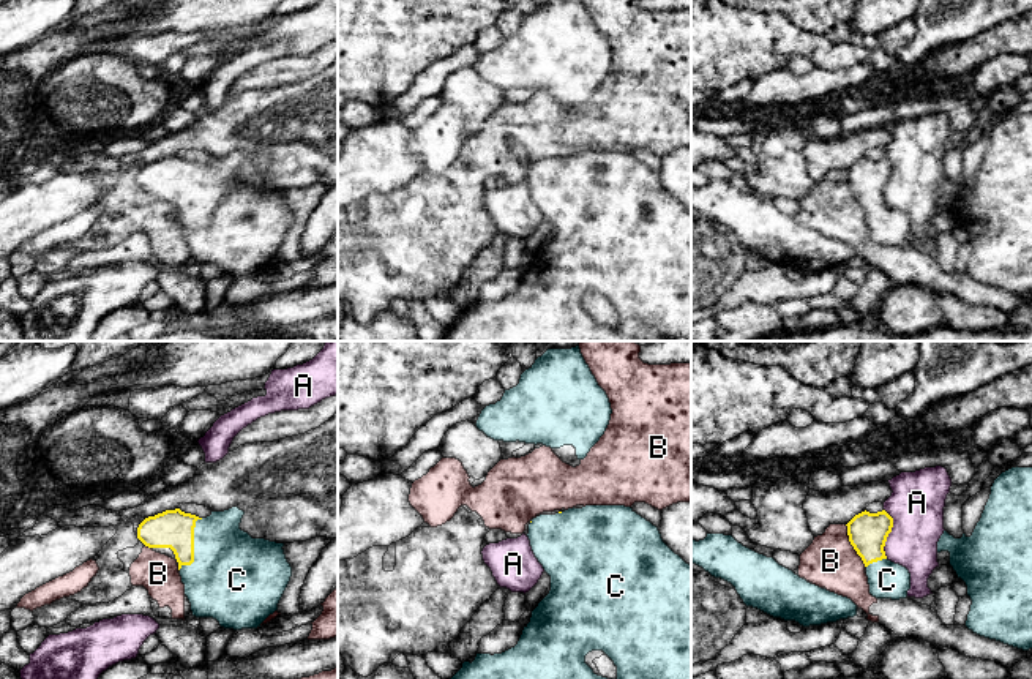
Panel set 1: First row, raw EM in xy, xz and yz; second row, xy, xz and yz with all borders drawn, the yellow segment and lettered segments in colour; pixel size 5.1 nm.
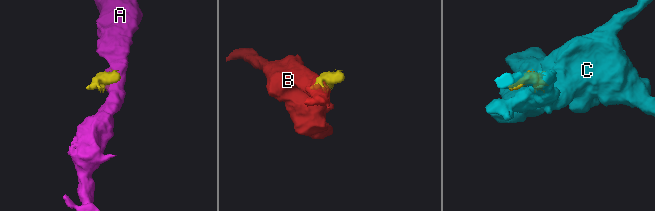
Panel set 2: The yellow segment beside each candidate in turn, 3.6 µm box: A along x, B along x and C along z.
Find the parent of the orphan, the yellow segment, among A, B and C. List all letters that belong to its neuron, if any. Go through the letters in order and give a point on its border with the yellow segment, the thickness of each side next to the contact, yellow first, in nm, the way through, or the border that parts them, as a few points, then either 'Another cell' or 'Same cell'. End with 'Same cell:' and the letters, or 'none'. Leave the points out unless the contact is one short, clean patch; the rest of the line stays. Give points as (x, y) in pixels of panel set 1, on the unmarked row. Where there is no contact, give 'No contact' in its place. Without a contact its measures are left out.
A: Touches yellow at yz (889, 179). Thickness 200 nm (yellow) against 280 nm. Boundary: yz (884, 155), (892, 165), (892, 177), (884, 193), (887, 204). Another cell
B: Touches yellow at yz (851, 190). Thickness 200 nm (yellow) against 280 nm. Another cell
C: Touches yellow at xy (193, 191). Thickness 200 nm (yellow) against 420 nm. Path across: xy (174, 176), (193, 191), (209, 196), (232, 220). Same cell
Same cell: C

